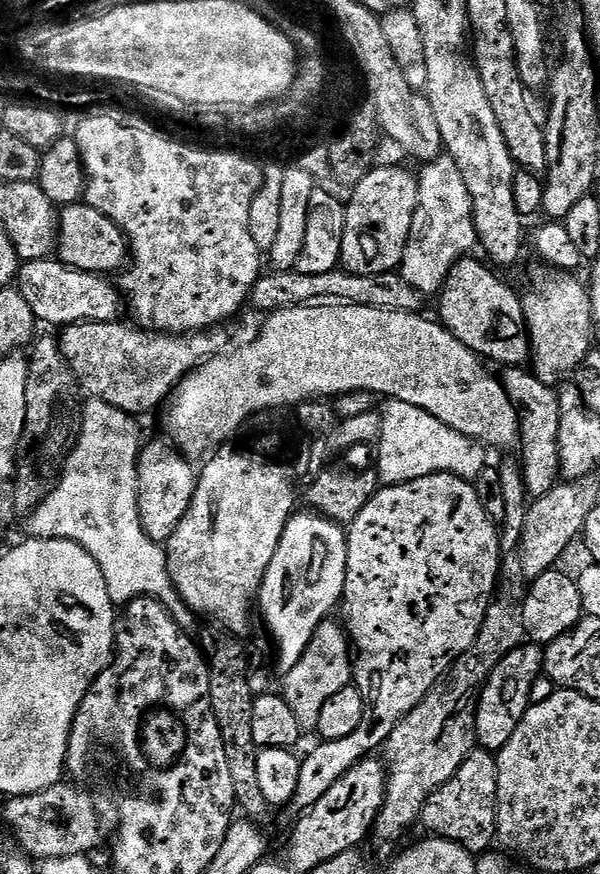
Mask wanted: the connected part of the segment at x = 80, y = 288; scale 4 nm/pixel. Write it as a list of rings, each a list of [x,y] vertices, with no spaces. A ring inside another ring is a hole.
[[[59,259],[25,260],[21,263],[18,287],[30,310],[41,325],[81,324],[82,322],[113,323],[122,312],[122,296],[111,279],[94,272],[74,270]]]

